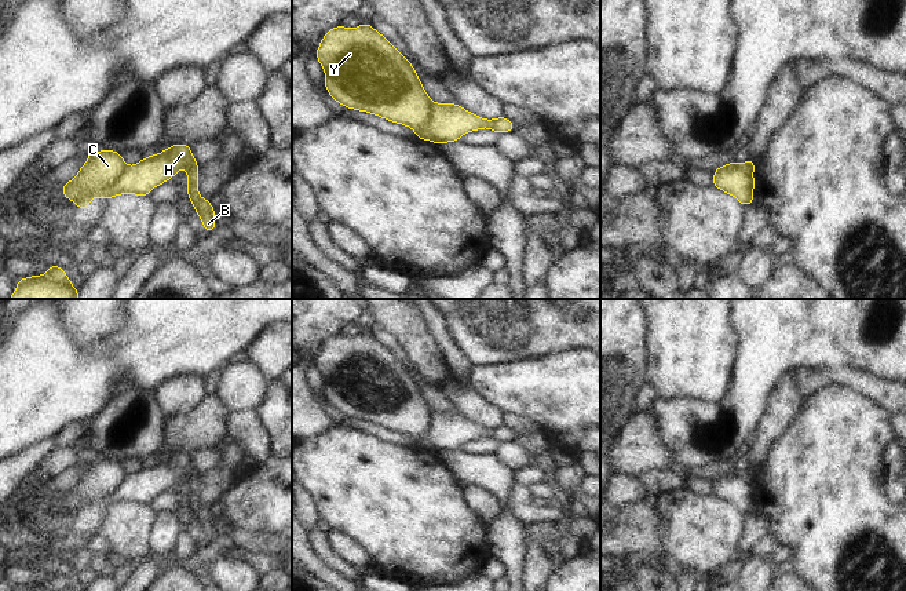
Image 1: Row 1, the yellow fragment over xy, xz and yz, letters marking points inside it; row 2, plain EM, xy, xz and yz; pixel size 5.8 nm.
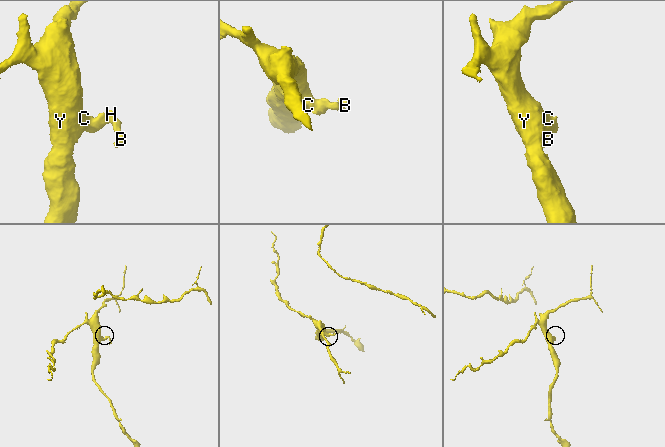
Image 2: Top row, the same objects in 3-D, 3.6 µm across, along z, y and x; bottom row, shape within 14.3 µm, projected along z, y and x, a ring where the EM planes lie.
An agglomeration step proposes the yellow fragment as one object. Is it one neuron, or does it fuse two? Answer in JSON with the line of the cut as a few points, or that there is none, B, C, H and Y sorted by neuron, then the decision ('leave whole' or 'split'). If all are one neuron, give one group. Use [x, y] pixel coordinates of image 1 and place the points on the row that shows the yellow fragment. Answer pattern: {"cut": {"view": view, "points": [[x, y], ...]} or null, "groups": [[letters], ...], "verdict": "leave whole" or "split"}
{"cut": {"view": "xz", "points": [[433, 104], [433, 119], [428, 131], [441, 142]]}, "groups": [["B", "H"], ["C", "Y"]], "verdict": "split"}

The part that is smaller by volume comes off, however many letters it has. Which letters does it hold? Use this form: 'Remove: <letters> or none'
Remove: B, H

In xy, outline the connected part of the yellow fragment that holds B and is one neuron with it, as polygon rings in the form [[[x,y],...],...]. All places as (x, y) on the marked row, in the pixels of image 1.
[[[175,143],[162,153],[145,157],[134,167],[128,167],[125,174],[106,191],[103,198],[109,200],[117,194],[139,194],[147,197],[150,190],[169,180],[178,171],[187,168],[187,196],[200,215],[207,231],[211,234],[215,226],[215,209],[211,201],[198,197],[198,164],[191,154],[189,145]]]

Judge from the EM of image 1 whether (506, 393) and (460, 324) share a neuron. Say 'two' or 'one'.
two

